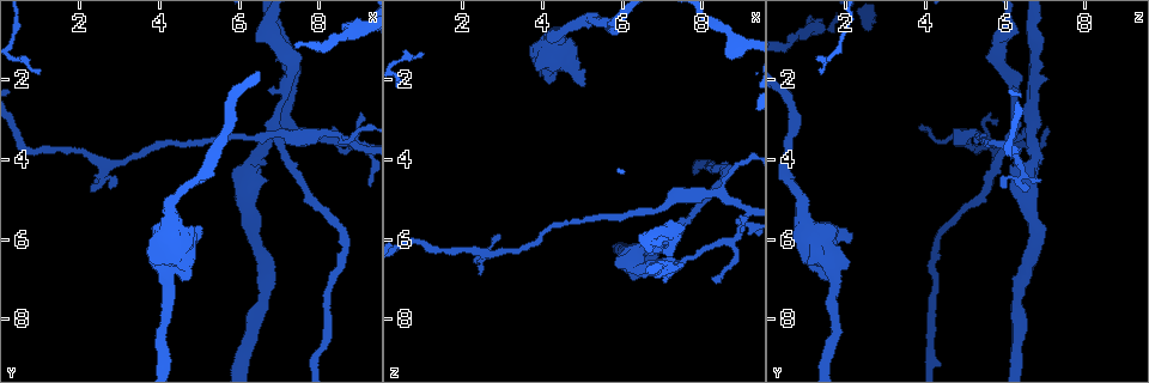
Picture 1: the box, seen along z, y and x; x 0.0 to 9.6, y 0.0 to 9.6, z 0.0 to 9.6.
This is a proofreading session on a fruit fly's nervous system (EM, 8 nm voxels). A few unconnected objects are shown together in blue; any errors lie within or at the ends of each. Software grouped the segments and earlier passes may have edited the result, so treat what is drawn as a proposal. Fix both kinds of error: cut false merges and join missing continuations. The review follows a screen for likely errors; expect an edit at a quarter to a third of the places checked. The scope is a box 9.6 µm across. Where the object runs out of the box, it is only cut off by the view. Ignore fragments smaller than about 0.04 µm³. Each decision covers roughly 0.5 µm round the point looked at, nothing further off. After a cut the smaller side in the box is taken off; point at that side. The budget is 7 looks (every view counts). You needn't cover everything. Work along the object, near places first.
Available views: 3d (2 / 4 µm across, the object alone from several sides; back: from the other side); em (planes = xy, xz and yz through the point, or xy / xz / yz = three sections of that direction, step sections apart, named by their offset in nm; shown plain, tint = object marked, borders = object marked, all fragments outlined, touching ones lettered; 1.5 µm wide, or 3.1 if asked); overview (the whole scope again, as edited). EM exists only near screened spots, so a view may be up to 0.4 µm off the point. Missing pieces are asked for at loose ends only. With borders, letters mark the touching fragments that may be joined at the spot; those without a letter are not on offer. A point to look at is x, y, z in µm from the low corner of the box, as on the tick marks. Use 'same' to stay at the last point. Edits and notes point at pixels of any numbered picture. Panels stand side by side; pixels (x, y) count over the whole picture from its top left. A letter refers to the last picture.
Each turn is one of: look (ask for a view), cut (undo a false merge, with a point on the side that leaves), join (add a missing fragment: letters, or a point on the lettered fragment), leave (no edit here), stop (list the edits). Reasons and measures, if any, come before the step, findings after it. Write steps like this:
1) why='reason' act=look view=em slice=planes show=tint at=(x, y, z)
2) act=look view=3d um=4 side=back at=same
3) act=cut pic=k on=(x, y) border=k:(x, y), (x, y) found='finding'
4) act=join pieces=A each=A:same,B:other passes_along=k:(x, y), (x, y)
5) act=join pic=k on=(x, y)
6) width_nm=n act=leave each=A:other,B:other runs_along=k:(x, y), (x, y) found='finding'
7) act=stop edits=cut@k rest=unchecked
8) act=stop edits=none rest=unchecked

why='calibre changes' act=look view=em slice=xz step=8 show=tint at=(6.50, 3.80, 6.80)

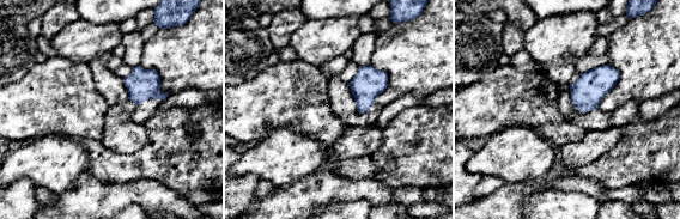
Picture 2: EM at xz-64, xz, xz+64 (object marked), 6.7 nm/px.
why='another direction' act=look view=em slice=planes show=borders at=same

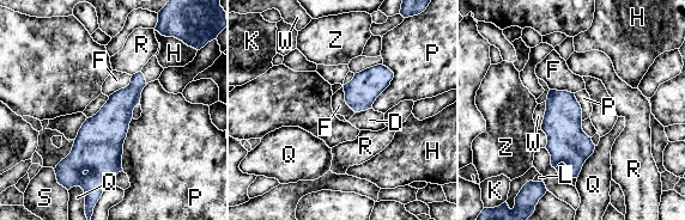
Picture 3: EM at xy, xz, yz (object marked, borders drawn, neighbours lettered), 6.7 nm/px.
width_nm=280 act=leave each=D:other,F:other,H:other,K:other,L:other,P:other,Q:other,R:other,S:other,W:other,Z:other border=3:(132, 117), (123, 144), (122, 170) found='one neuron here'

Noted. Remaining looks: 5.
why='thick turns thin' act=look view=em slice=planes show=borders at=(7.10, 3.35, 5.10)

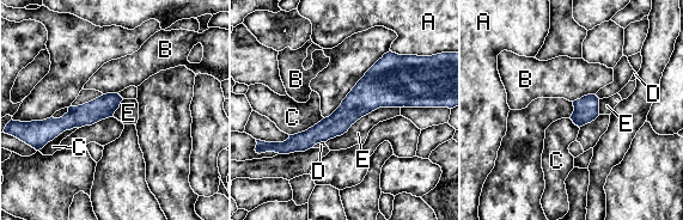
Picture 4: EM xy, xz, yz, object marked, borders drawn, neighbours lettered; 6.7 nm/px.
width_nm=130 longest_contact=E:550nm act=leave each=A:other,B:other,C:other,D:other,E:other found='one neuron here'

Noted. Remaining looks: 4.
why='three-way junction' act=look view=3d um=2 side=back at=(8.95, 3.65, 5.65)

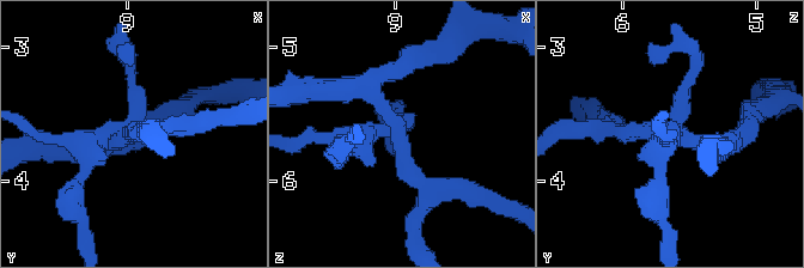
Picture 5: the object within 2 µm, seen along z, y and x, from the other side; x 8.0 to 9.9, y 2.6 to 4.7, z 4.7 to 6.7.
why='need the tissue' act=look view=em slice=planes show=borders at=(9.02, 3.62, 5.64)

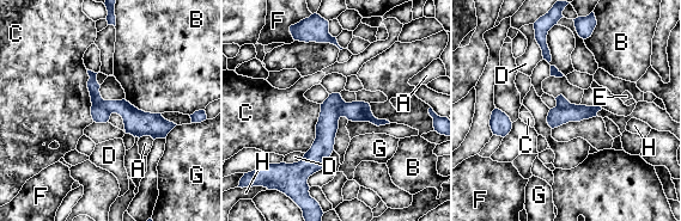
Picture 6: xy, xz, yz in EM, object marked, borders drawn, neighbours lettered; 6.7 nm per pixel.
width_nm=150 longest_contact=C:360nm act=cut pic=6 on=(135, 121) each=A:other,B:other,C:other,D:other,E:other,F:other,G:other,H:other found='two neurons meet here'

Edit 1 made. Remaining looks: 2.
act=stop edits=cut@6 rest=unchecked

